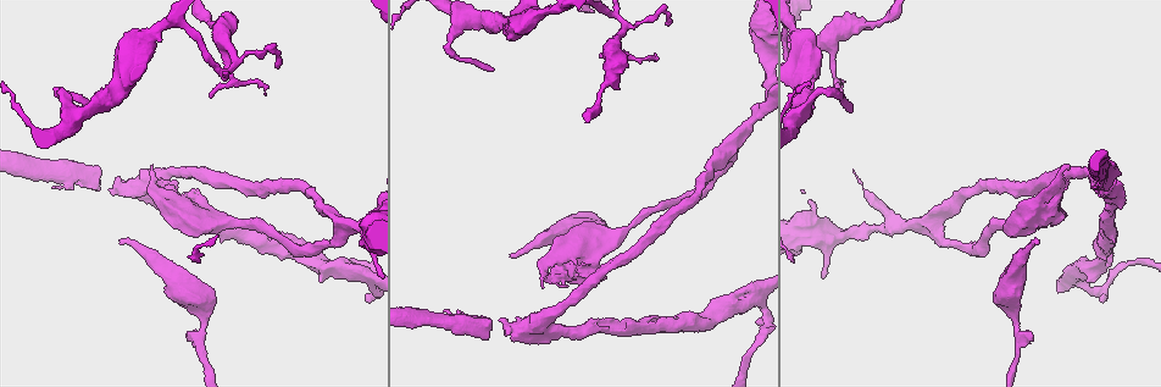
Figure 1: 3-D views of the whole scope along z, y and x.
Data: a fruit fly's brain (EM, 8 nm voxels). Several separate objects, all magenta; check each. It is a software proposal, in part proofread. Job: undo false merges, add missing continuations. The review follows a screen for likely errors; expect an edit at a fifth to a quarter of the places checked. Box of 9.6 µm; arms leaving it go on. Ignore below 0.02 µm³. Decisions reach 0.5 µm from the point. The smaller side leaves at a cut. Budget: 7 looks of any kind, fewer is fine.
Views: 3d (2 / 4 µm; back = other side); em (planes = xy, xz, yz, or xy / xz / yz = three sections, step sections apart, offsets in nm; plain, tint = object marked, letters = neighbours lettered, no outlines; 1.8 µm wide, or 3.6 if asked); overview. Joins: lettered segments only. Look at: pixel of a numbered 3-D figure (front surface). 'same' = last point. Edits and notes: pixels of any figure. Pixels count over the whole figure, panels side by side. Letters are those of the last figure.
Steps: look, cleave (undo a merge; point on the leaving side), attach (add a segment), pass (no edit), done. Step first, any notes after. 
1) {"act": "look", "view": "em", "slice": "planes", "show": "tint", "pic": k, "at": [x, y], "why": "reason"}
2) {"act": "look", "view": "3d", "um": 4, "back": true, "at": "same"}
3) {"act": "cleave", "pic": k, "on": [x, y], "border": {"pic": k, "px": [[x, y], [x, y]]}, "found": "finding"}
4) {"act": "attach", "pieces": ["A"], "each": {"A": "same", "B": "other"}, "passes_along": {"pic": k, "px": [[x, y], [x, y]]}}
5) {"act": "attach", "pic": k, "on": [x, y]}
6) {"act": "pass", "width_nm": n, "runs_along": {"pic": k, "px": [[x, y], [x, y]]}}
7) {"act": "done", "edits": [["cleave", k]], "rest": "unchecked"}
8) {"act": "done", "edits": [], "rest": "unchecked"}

{"act": "look", "view": "3d", "um": 4, "pic": 1, "at": [211, 23], "why": "thick turns thin"}

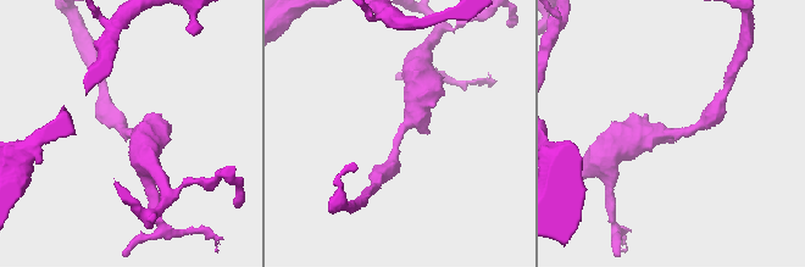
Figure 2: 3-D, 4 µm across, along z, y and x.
{"act": "look", "view": "em", "slice": "planes", "show": "letters", "pic": 2, "at": [673, 132]}

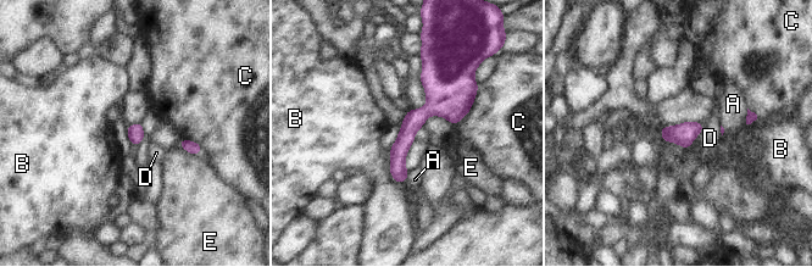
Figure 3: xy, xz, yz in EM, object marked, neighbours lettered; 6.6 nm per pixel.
{"act": "pass", "each": {"A": "other", "B": "other", "C": "other", "D": "other", "E": "other"}, "found": "continuous, no second cell"}

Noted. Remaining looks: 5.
{"act": "look", "view": "3d", "um": 4, "pic": 1, "at": [543, 236], "why": "thick turns thin"}

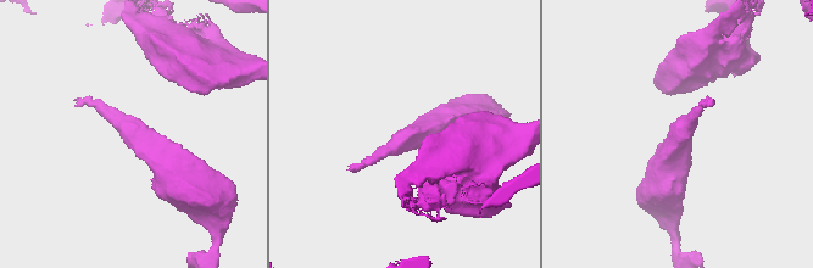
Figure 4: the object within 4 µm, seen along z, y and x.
{"act": "look", "view": "em", "slice": "planes", "show": "plain", "pic": 4, "at": [406, 137], "why": "shape alone is not enough"}

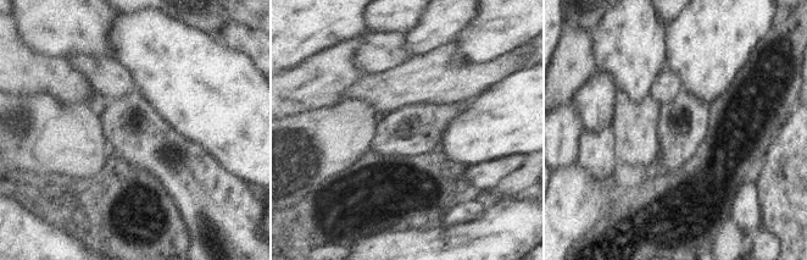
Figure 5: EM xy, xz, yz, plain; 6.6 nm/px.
{"act": "look", "view": "em", "slice": "planes", "show": "letters", "at": "same"}

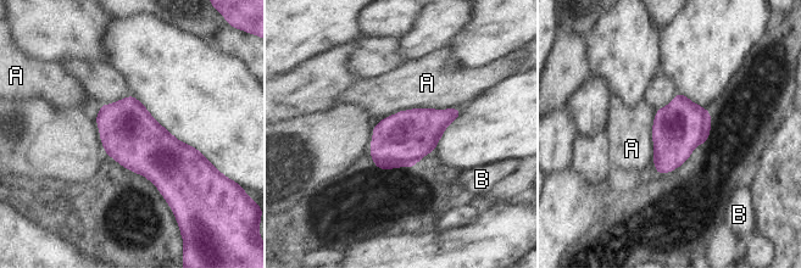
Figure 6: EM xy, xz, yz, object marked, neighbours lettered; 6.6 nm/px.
{"act": "pass", "each": {"A": "other", "B": "other"}, "border": {"pic": 6, "px": [[460, 107], [399, 110], [382, 119]]}, "found": "continuous, no second cell"}

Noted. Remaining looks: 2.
{"act": "look", "view": "em", "slice": "planes", "show": "letters", "pic": 1, "at": [98, 189], "why": "branch stops here"}

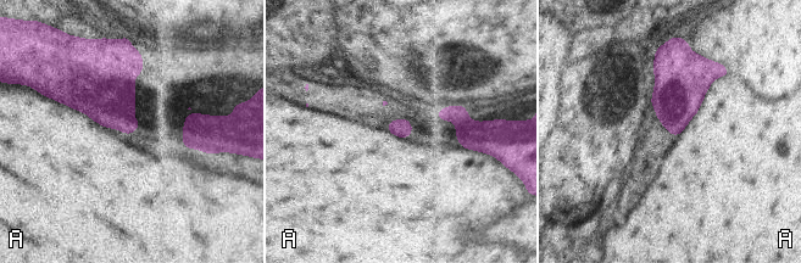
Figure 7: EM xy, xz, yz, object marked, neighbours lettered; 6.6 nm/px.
{"act": "pass", "each": {"A": "other"}, "found": "none of them fits"}

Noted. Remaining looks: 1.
{"act": "done", "edits": [], "rest": "unchecked"}

